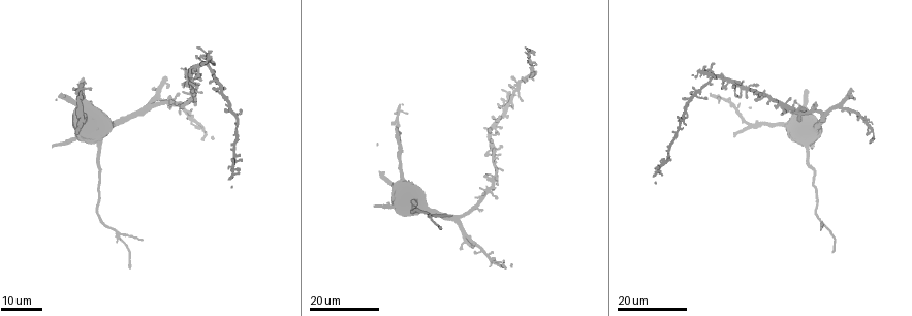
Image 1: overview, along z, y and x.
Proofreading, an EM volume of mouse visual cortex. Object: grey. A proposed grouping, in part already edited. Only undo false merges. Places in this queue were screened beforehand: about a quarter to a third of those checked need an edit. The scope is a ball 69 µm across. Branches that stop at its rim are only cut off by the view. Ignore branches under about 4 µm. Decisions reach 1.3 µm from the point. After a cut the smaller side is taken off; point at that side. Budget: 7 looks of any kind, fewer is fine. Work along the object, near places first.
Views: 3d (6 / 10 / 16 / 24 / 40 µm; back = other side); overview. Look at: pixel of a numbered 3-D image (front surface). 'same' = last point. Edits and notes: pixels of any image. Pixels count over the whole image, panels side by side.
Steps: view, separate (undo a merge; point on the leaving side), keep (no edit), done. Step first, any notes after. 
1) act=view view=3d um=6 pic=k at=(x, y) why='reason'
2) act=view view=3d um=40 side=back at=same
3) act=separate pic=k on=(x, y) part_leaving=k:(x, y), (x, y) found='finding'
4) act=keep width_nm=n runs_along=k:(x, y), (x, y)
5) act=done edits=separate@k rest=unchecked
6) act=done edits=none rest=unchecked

act=view view=3d um=16 pic=1 at=(841, 105)

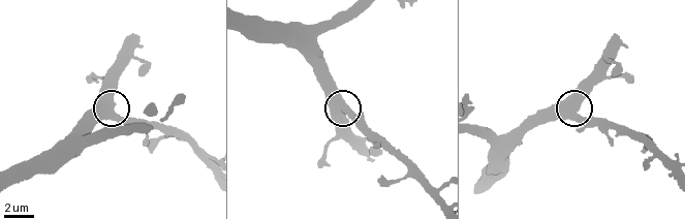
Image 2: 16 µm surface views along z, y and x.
act=view view=3d um=6 pic=2 at=(340, 109)

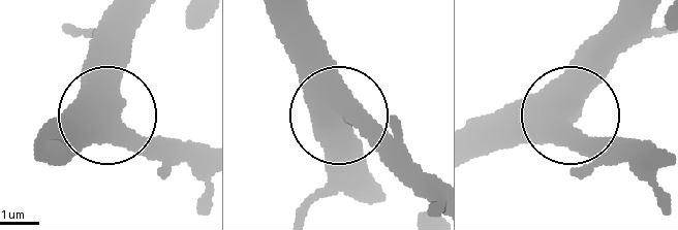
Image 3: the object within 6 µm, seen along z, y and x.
act=keep found='continuous, no second neuron'

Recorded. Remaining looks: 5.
act=view view=3d um=16 pic=1 at=(83, 118) why='arms part here'

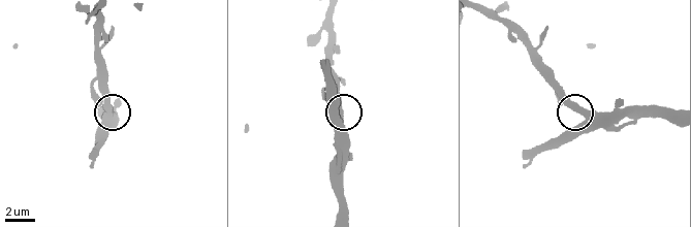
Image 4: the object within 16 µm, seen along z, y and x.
act=view view=3d um=10 pic=4 at=(587, 117)

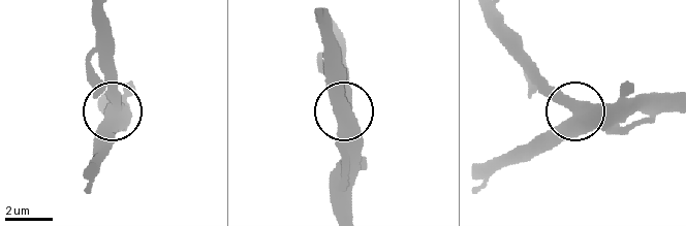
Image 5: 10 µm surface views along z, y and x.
act=keep width_nm=480 found='all the same neuron'

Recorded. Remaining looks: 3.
act=view view=3d um=24 pic=1 at=(433, 215) why='four-way junction'

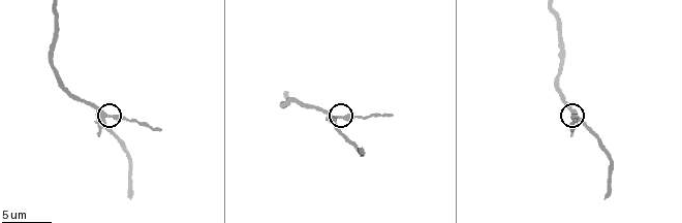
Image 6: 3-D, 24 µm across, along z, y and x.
act=view view=3d um=6 pic=6 at=(102, 119)

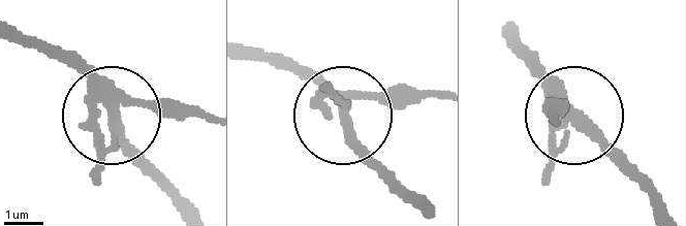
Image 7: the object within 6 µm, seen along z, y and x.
act=separate pic=7 on=(108, 150) part_leaving=7:(110, 93), (205, 109) found='two neurons meet here'

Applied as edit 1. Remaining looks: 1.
act=done edits=separate@7 rest=unchecked

